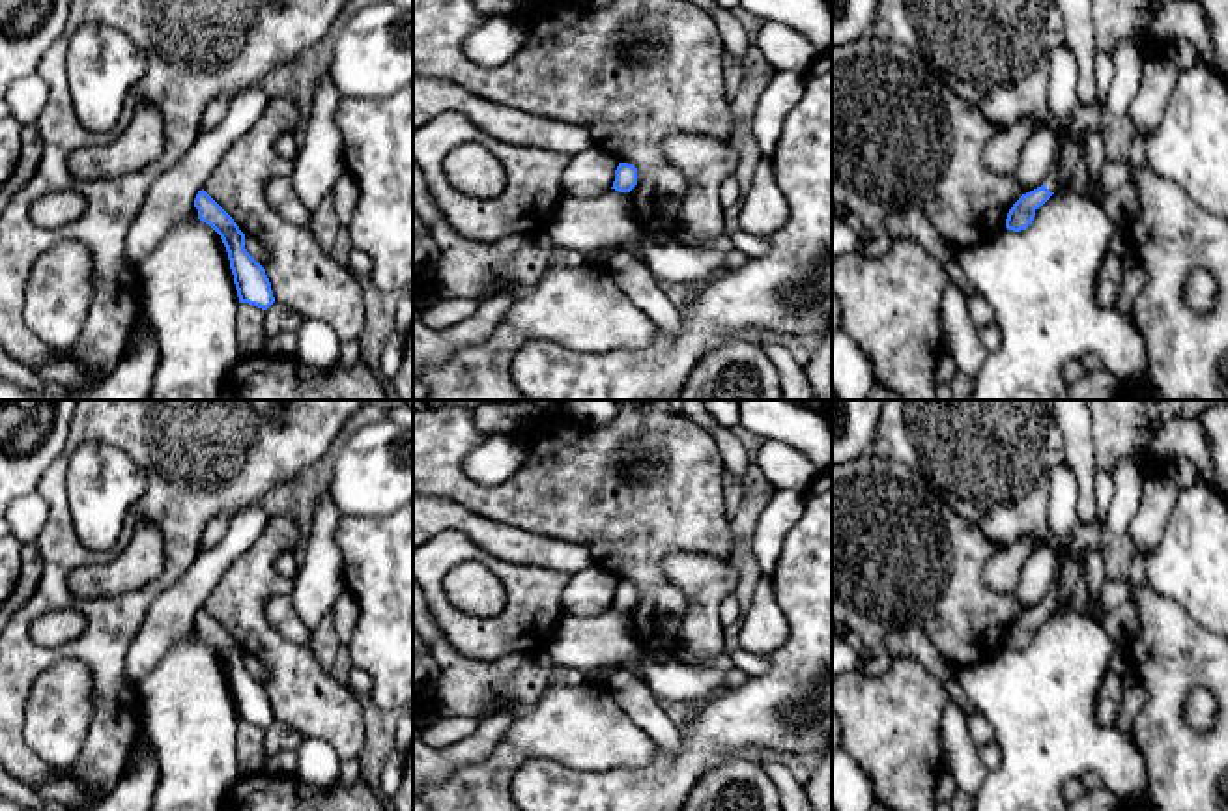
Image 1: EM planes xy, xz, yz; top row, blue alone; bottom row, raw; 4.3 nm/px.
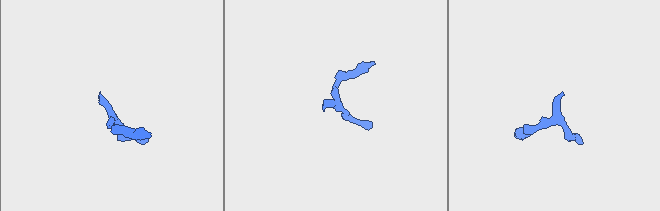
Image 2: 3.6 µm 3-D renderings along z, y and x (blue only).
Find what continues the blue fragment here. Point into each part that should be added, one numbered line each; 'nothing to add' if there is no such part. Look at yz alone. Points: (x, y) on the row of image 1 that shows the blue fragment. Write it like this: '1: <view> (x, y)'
1: yz (1051, 182)

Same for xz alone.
nothing to add

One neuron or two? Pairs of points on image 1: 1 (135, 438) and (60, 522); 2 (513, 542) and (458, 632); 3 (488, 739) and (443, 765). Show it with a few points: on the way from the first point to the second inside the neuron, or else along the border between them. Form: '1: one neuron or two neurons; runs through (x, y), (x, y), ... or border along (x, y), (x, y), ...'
1: one neuron; runs through (99, 432), (85, 432), (70, 447), (58, 486)
2: two neurons; border along (466, 533), (496, 555), (546, 567)
3: one neuron; runs through (477, 746), (455, 755)

